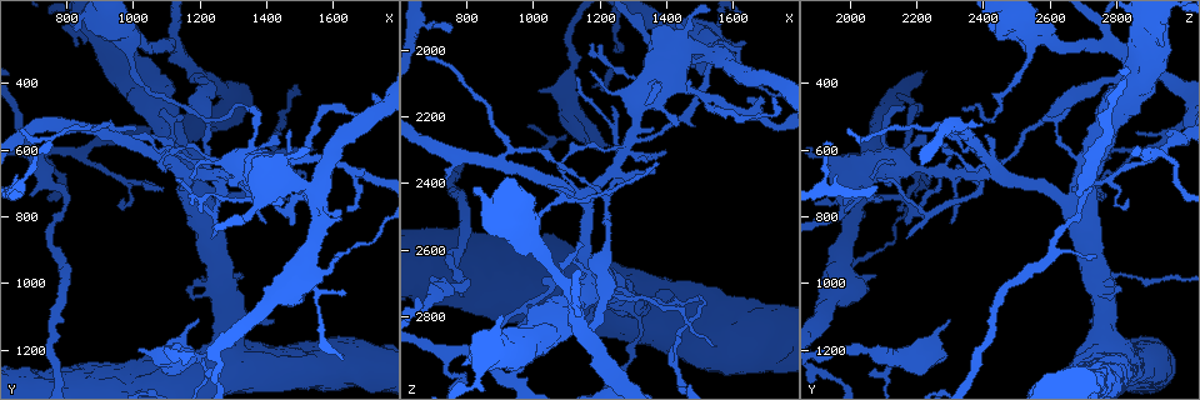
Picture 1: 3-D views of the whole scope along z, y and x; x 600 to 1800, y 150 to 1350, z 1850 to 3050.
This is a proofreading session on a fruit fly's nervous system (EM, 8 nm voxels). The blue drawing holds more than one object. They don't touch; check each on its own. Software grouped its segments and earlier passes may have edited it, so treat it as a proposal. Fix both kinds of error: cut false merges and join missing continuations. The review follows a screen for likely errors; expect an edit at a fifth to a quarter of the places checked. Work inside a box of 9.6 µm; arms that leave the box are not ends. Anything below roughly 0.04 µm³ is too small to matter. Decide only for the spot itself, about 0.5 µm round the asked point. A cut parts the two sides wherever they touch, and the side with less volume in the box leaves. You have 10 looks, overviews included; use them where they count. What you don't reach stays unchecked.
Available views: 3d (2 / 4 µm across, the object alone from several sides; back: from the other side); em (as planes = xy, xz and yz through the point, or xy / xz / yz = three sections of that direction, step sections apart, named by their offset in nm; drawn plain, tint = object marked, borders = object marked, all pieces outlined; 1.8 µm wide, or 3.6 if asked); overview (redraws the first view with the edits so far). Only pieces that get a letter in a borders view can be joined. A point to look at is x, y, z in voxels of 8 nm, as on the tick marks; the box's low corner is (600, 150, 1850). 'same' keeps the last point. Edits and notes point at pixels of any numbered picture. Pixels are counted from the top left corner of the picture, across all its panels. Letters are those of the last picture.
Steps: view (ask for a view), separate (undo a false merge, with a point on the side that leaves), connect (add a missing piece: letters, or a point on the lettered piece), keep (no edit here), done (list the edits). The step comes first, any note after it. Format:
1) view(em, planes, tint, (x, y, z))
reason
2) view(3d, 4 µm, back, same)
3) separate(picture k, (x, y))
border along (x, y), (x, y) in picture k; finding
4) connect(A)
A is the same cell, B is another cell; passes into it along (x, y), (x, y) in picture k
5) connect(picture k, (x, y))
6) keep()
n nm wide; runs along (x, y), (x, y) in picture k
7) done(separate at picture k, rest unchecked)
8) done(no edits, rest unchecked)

view(em, 3.6 µm, xy, step 4, tint, (1180, 760, 2650))
four arms meet

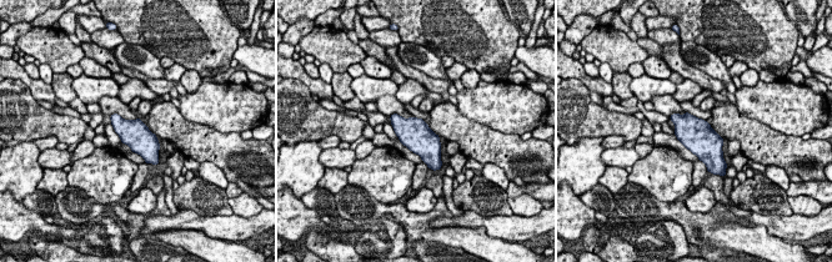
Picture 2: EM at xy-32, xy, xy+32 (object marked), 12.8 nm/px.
view(em, 3.6 µm, xy, step 4, borders, same)

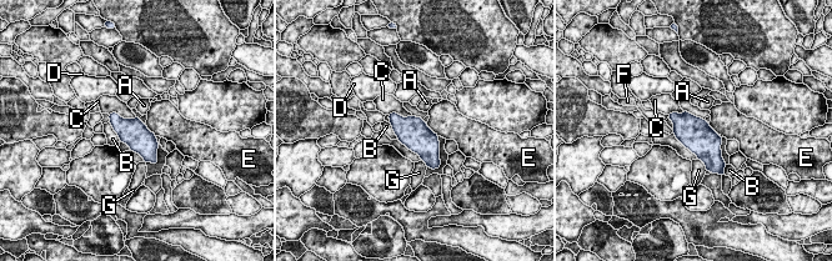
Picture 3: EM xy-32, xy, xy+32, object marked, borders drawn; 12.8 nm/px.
keep()
C touches over 360 nm; A, B, C, D, E, F and G are other cells; continuous, no second cell

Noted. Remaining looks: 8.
view(em, planes, borders, (1010, 1190, 2120))
thick end

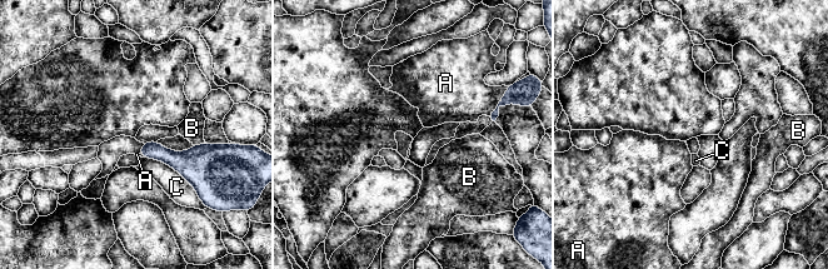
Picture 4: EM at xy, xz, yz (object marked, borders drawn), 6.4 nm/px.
keep()
A, B and C are other cells; border along (495, 108), (490, 116) in picture 4; no lettered piece goes on from it

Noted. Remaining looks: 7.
view(3d, 4 µm, (1230, 1210, 2290))
stops while still wide

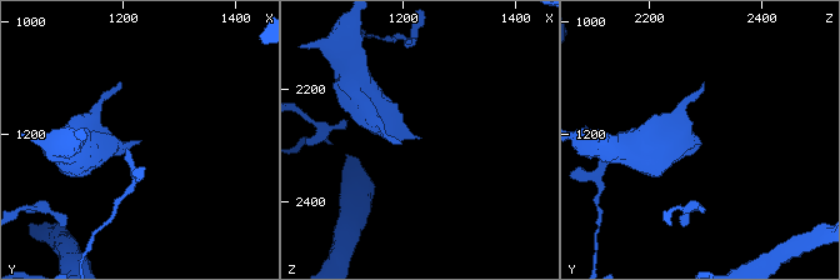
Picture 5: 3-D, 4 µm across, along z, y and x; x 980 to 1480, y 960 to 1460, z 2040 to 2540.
view(em, 3.6 µm, planes, plain, (1230, 1210, 2285))

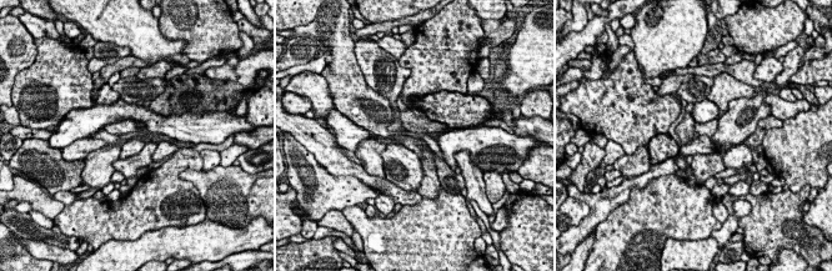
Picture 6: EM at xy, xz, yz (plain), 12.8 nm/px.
view(em, 3.6 µm, planes, borders, same)

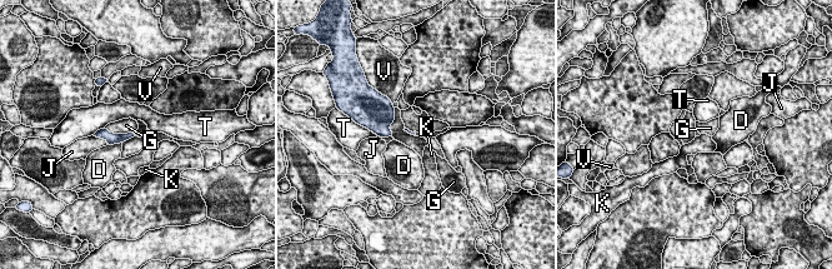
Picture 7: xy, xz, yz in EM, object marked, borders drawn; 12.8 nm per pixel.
keep()
D, G, J, K, T and V are other cells; none of them fits

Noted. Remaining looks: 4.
view(3d, 4 µm, (1550, 970, 1980))
sudden change in width

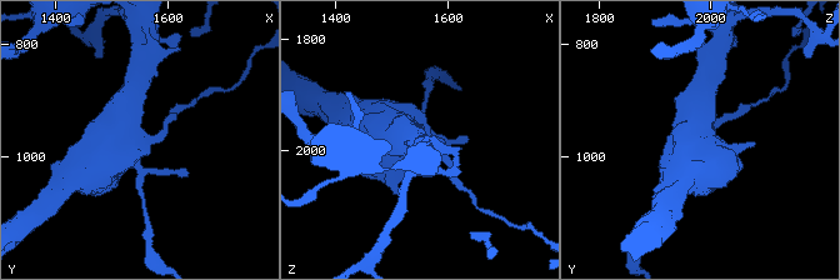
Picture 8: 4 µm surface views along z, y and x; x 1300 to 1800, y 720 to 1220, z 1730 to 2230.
view(em, 3.6 µm, planes, plain, (1560, 970, 1975))
shape alone is not enough

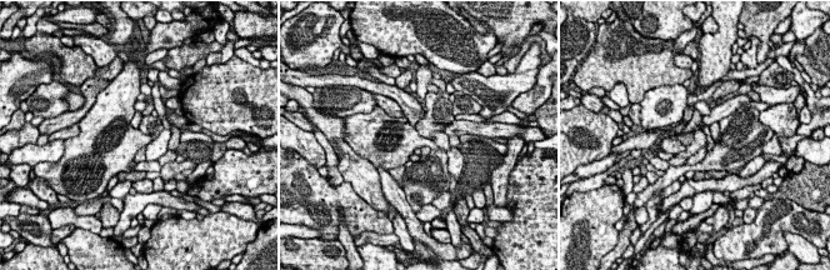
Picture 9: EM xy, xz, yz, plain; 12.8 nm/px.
view(em, 3.6 µm, planes, borders, same)

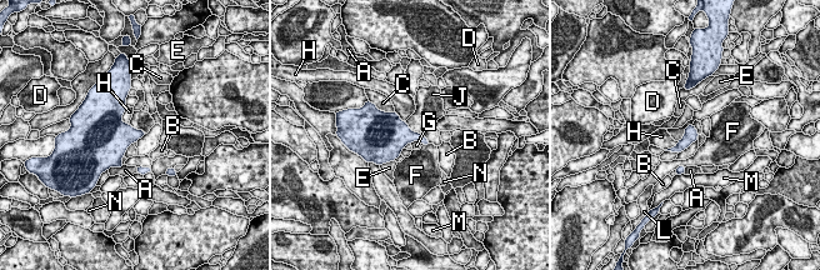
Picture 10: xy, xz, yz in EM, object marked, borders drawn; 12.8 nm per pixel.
keep()
170 nm wide; A, B, C, D, E, F, G, H, J, L, M and N are other cells; border along (691, 124), (678, 141) in picture 10; all the same cell

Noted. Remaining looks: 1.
done(no edits, rest unchecked)

